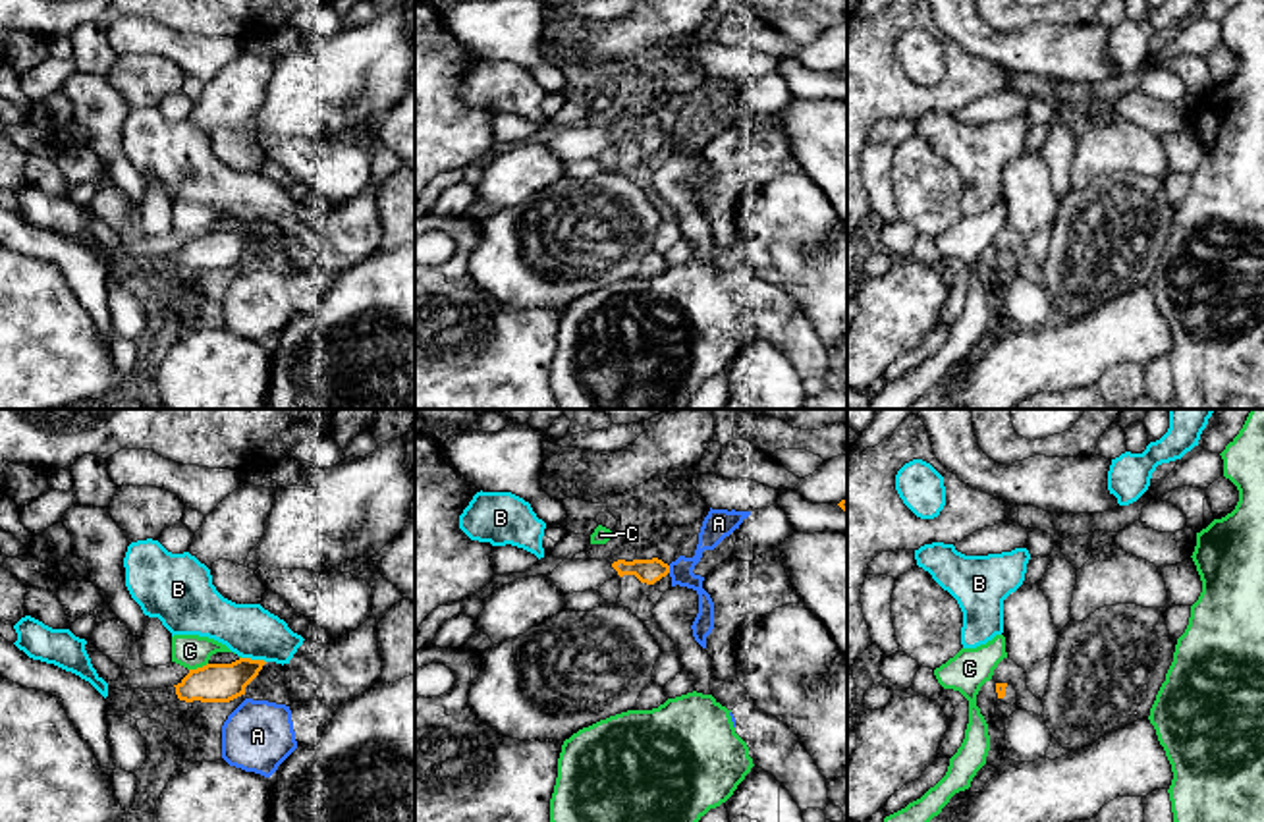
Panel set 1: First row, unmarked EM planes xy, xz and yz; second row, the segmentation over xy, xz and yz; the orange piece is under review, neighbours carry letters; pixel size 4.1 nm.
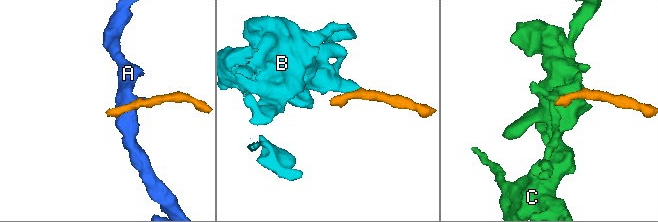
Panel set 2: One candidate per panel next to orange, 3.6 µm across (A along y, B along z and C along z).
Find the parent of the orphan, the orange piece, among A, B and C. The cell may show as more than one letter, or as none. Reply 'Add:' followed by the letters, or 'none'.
Add: none

